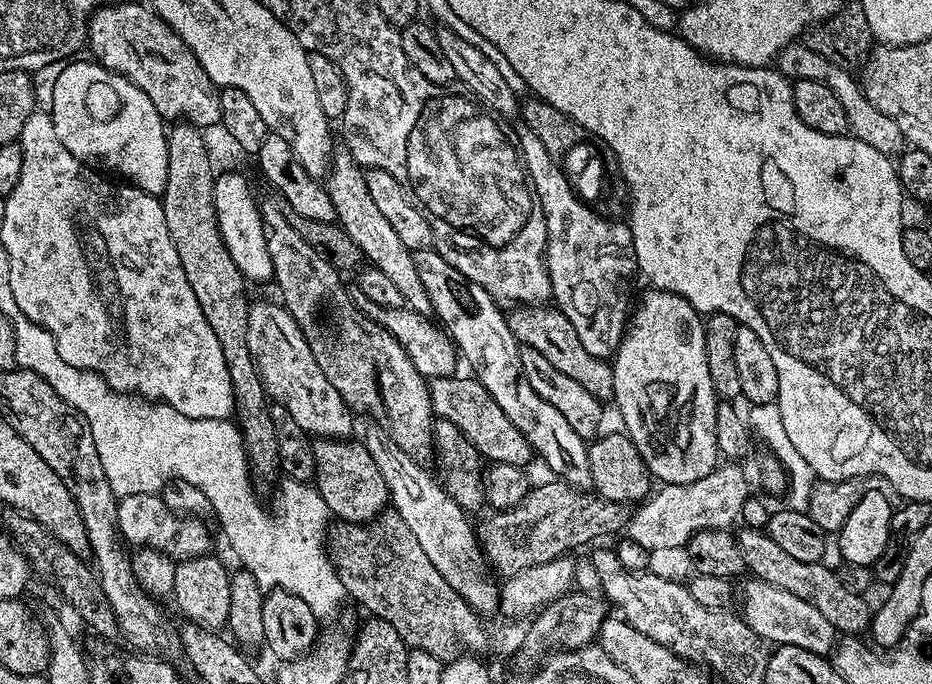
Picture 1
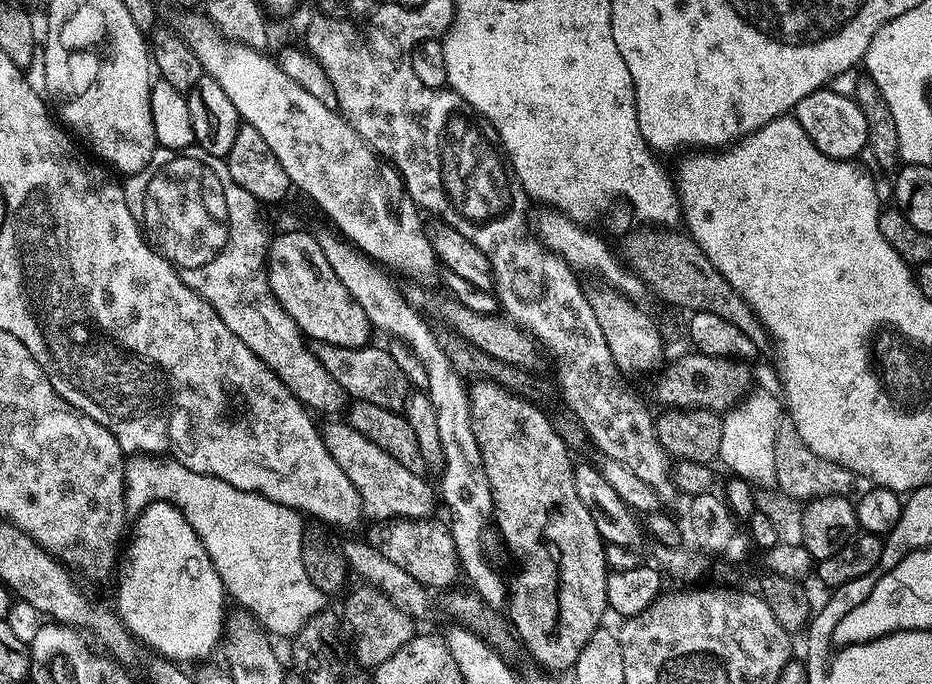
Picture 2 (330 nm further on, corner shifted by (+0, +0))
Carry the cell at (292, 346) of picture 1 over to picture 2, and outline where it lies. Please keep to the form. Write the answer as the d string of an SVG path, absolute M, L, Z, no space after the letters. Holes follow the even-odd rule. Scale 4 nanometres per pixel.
M340 422L326 432L325 443L329 445L331 456L342 466L342 470L348 475L364 504L364 515L367 519L384 520L393 519L427 519L431 517L436 504L438 506L438 494L435 485L425 479L426 476L414 472L403 466L396 458L375 446L365 435L358 433L346 422Z

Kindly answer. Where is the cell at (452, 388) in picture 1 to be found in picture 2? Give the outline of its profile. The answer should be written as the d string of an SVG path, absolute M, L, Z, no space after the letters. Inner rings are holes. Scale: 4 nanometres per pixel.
M317 343L314 351L318 362L326 368L330 378L334 378L338 386L342 386L345 397L374 402L374 406L386 406L392 412L400 412L410 391L409 382L402 374L402 370L398 370L398 362L394 362L387 347L372 347L351 348Z

